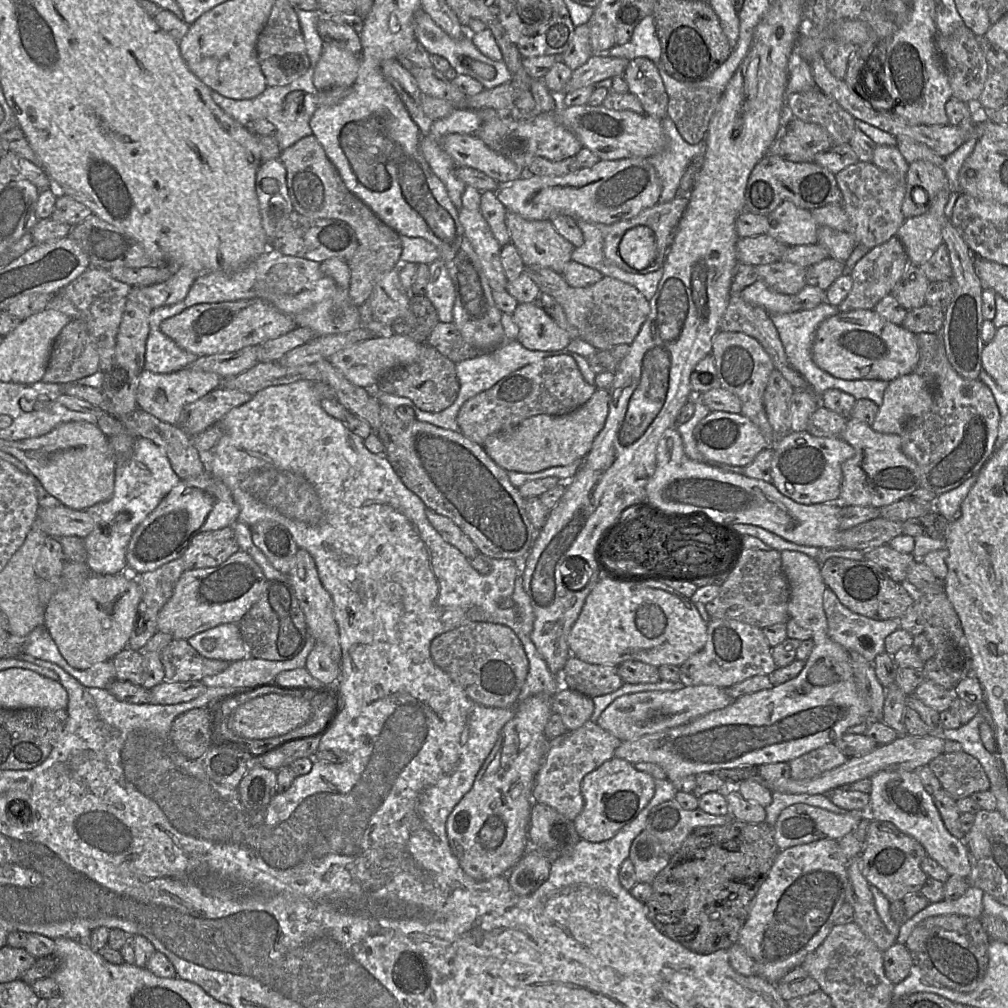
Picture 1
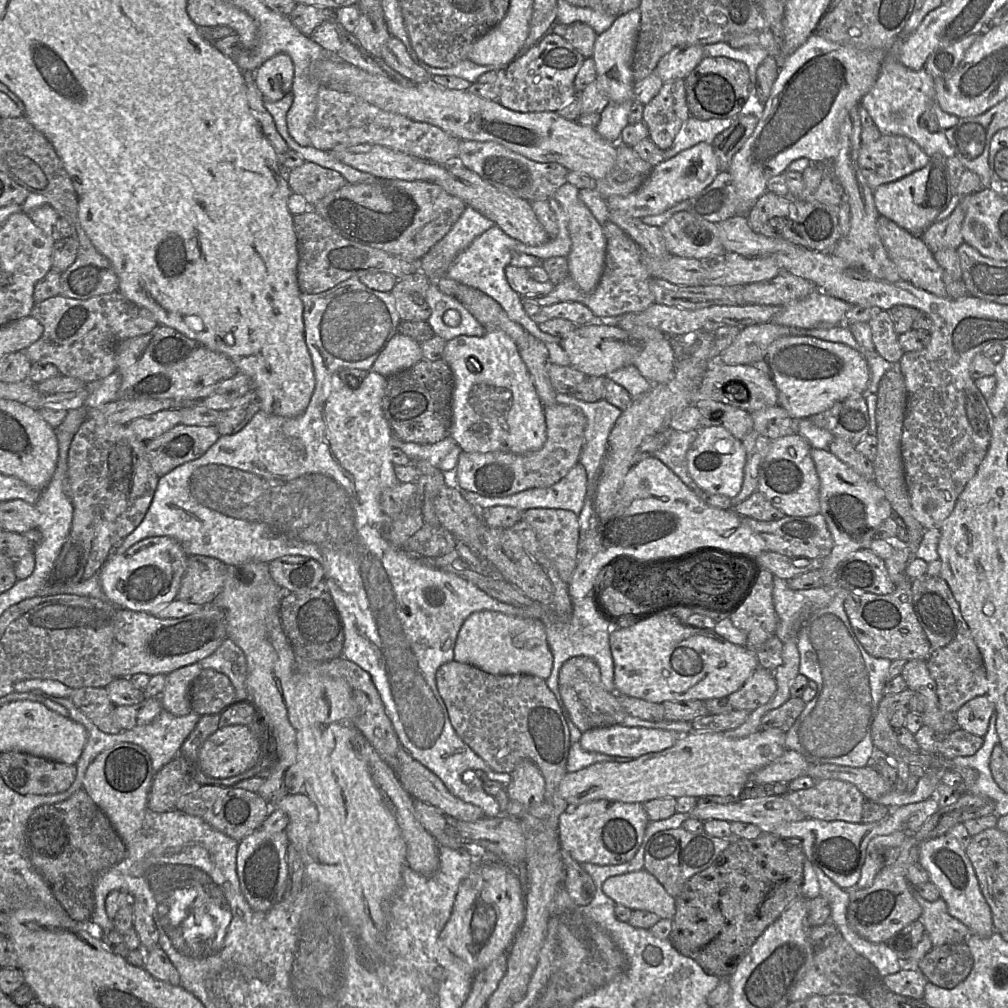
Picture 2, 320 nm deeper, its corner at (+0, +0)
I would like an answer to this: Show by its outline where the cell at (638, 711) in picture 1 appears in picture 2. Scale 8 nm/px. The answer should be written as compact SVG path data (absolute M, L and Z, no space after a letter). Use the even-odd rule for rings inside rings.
M613 725L583 732L579 743L582 749L588 752L635 759L647 753L660 752L670 748L679 738L679 733L666 729Z

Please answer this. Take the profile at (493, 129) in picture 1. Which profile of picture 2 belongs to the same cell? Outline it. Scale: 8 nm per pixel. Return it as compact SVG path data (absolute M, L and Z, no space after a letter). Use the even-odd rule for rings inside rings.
M461 141L457 161L500 191L530 202L554 196L555 192L567 183L569 172L561 164L536 162L492 141Z

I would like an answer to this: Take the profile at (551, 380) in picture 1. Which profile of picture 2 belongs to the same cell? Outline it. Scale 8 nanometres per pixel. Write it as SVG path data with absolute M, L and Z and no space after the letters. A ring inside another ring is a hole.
M558 402L545 406L543 410L547 437L542 448L525 454L501 450L485 453L462 451L455 474L452 474L452 484L461 491L475 492L485 497L507 497L530 488L551 486L563 478L579 463L586 417L580 408Z

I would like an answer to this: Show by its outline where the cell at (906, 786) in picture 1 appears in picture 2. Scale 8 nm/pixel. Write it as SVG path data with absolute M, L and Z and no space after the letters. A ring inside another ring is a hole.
M945 834L923 842L918 861L929 873L930 882L939 889L950 915L965 924L970 934L990 937L994 933L991 909L981 892L972 863L958 840Z

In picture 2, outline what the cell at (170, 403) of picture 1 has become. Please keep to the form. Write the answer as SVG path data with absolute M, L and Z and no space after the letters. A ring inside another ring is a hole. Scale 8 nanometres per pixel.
M181 408L163 409L140 417L127 425L134 435L143 442L149 442L172 429L181 422Z

